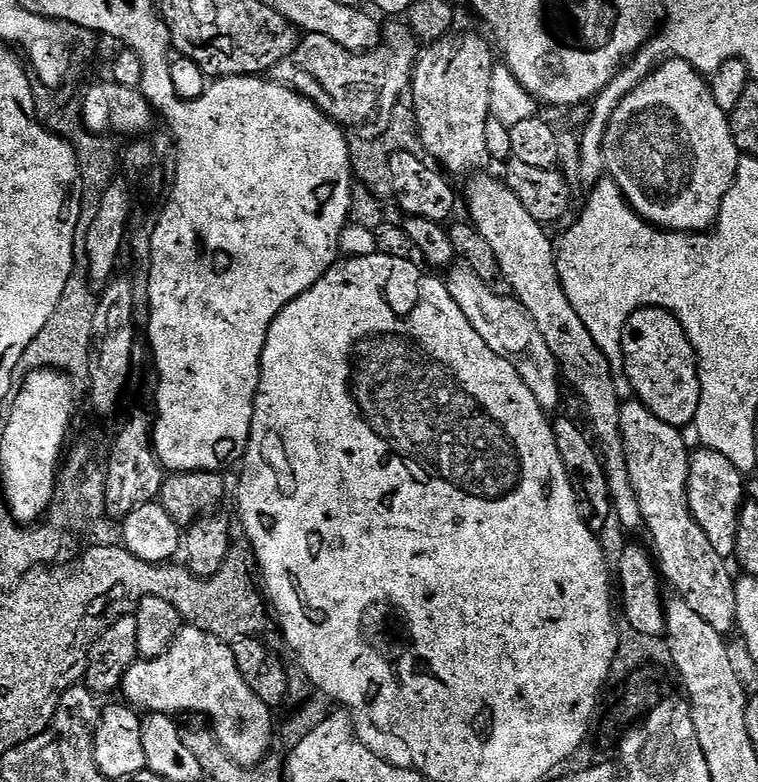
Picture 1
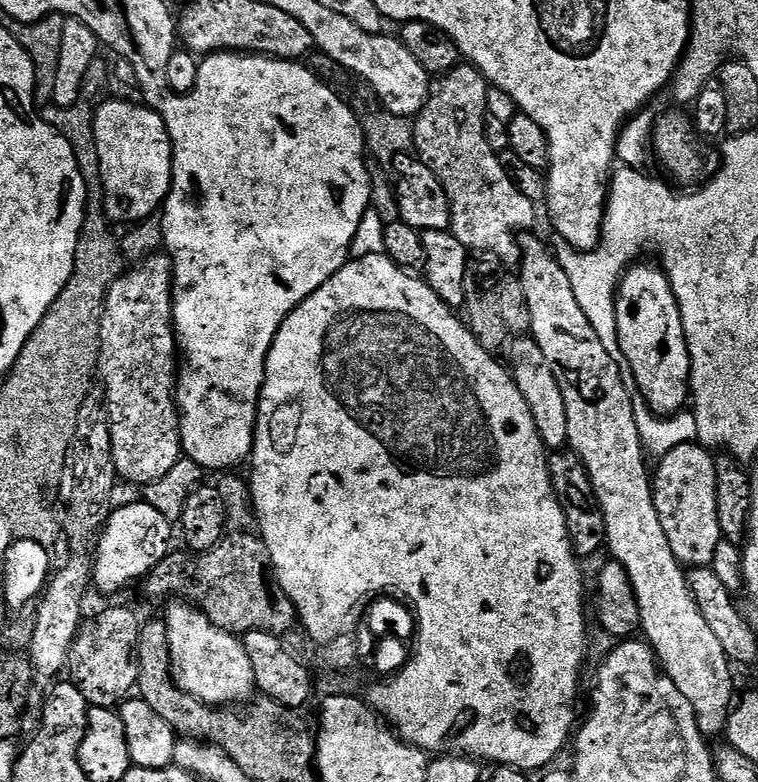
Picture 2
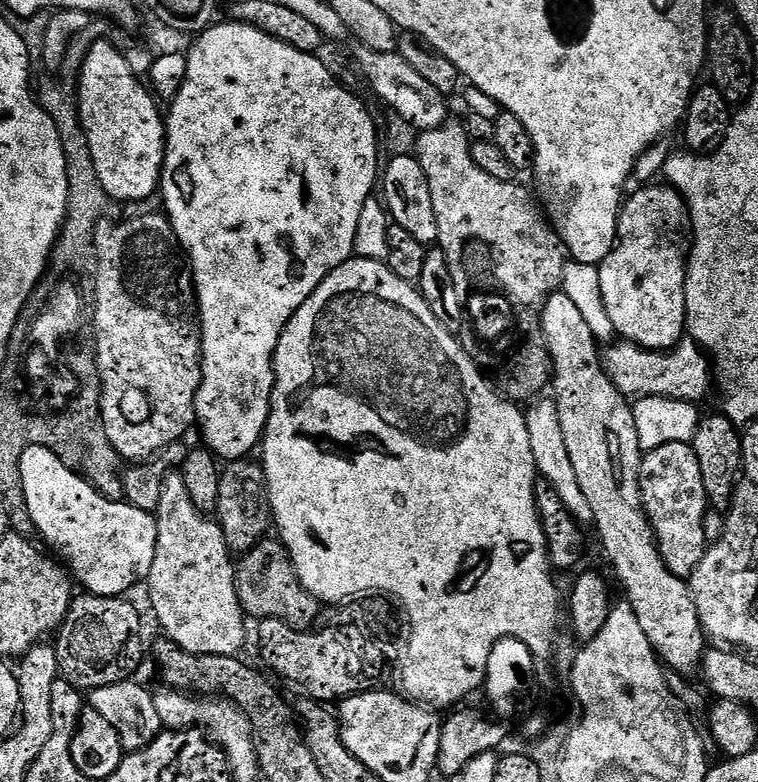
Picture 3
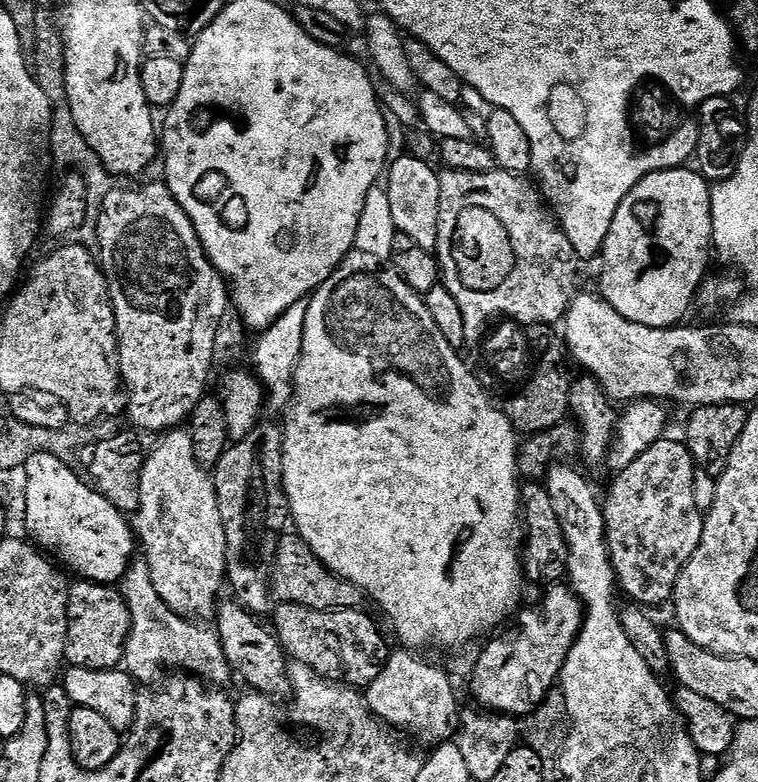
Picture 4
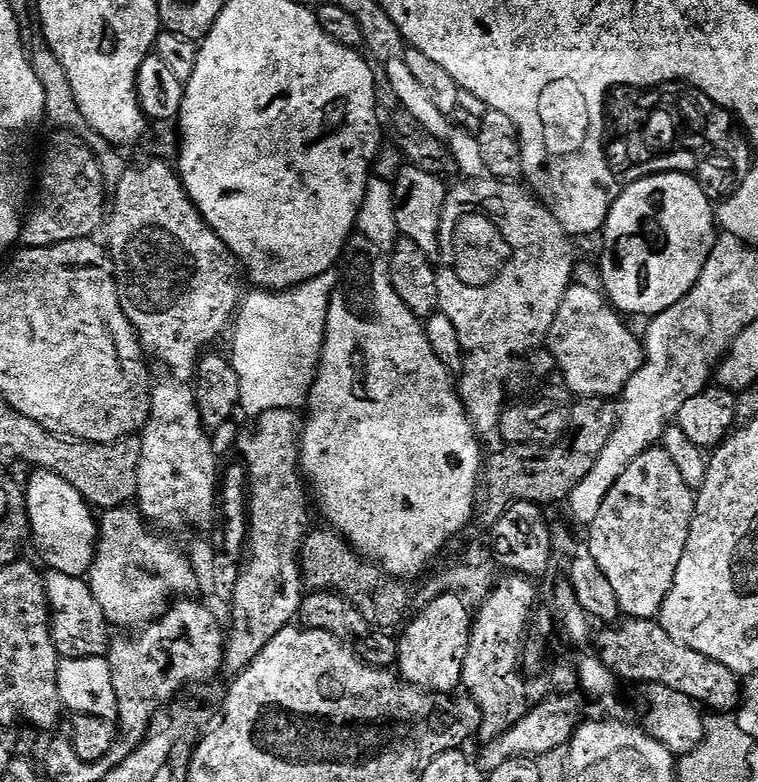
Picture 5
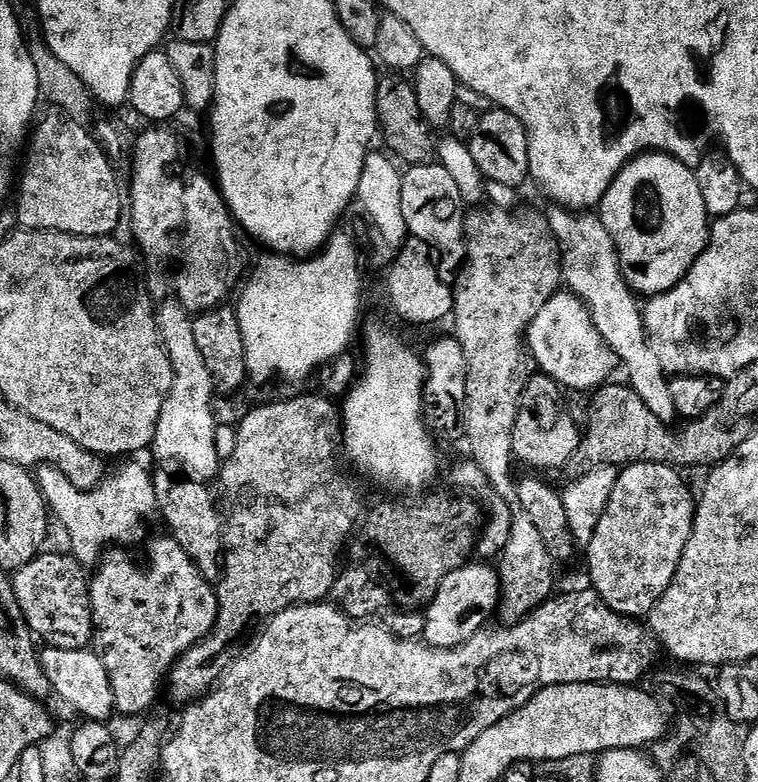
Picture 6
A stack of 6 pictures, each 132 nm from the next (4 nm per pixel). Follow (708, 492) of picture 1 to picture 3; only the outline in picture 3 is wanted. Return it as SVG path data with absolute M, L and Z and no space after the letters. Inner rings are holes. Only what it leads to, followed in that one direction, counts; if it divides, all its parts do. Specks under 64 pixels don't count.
M671 442L652 451L645 451L640 462L640 489L644 509L652 524L666 566L676 576L691 577L692 571L696 569L698 562L702 562L704 553L709 547L703 530L703 519L710 509L706 498L706 486L702 486L702 469L698 466L698 458L691 443Z

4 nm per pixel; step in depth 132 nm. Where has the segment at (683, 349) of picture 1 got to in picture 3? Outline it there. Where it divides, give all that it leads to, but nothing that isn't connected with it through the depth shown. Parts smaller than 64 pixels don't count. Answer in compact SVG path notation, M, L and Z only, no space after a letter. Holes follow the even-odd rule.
M663 187L640 188L623 201L616 245L598 266L601 298L615 335L654 352L675 348L686 332L688 206L675 188Z

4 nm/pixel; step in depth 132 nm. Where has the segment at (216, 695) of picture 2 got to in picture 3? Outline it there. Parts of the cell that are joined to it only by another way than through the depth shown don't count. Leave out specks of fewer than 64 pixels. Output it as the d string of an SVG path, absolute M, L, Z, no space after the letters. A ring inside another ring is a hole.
M169 474L164 480L162 498L154 513L158 526L158 546L154 566L146 581L156 620L164 627L163 635L182 650L195 656L236 656L244 648L246 617L236 593L236 570L224 532L215 519L199 512L186 494L184 477Z

